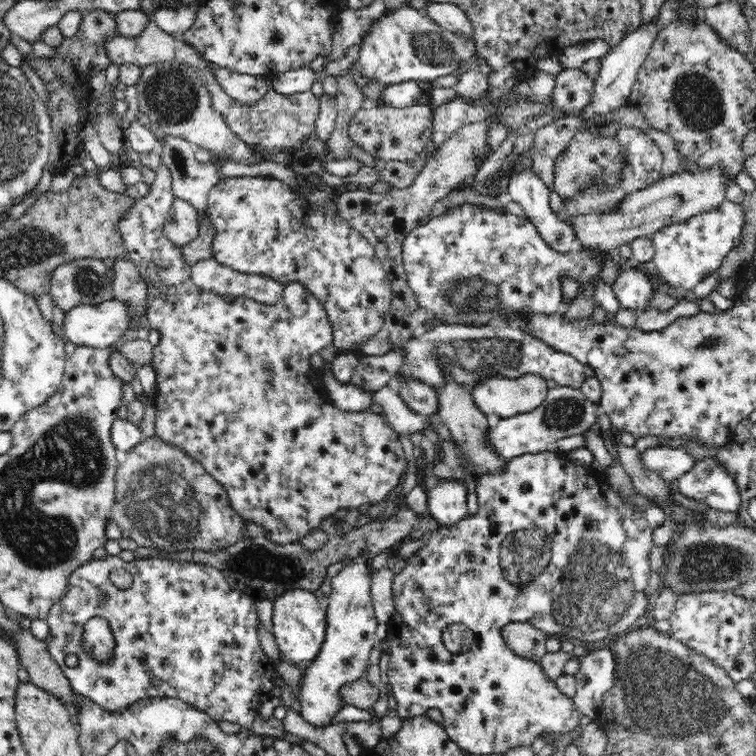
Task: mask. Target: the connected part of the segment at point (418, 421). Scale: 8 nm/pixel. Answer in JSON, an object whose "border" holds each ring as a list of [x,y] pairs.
{"border":[[[387,385],[373,393],[373,402],[382,406],[381,414],[398,436],[423,434],[426,429],[434,431],[426,417],[414,412],[401,396],[395,394]]]}

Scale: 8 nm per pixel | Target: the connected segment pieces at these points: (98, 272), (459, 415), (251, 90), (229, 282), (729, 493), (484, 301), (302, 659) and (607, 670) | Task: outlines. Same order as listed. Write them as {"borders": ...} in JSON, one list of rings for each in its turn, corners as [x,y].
{"borders":[[[[92,257],[76,259],[60,264],[51,274],[49,294],[53,304],[62,312],[70,307],[80,305],[96,306],[101,302],[113,299],[113,278],[104,262]]],[[[444,357],[437,360],[440,364],[441,374],[445,380],[445,385],[434,388],[439,397],[439,408],[436,412],[438,418],[450,430],[451,436],[456,439],[456,442],[462,447],[462,451],[468,455],[472,468],[477,473],[495,473],[501,471],[508,460],[504,460],[499,454],[493,451],[487,442],[486,432],[491,427],[486,419],[486,415],[475,405],[471,395],[471,389],[454,381],[452,373],[444,367]]],[[[210,63],[214,73],[218,74],[220,85],[232,98],[240,103],[254,103],[271,89],[270,79],[251,74],[226,73],[218,64]]],[[[210,257],[198,261],[194,266],[189,268],[189,275],[192,283],[201,291],[214,292],[219,296],[228,296],[238,298],[250,298],[256,302],[262,303],[264,306],[269,306],[272,303],[278,302],[283,294],[285,286],[261,274],[244,274],[220,264],[216,259]]],[[[711,458],[697,462],[692,470],[668,485],[672,493],[678,492],[686,498],[704,502],[708,509],[737,514],[740,510],[740,493],[732,476]]],[[[470,204],[458,206],[454,210],[448,210],[448,214],[436,216],[428,224],[414,228],[414,230],[405,235],[401,245],[407,282],[409,289],[412,290],[414,297],[416,297],[417,304],[420,305],[420,308],[424,308],[425,312],[430,313],[435,320],[451,326],[492,326],[492,322],[507,322],[513,326],[517,325],[518,322],[519,324],[530,322],[532,316],[540,316],[540,314],[541,316],[552,316],[552,314],[556,314],[558,310],[564,308],[562,301],[562,278],[568,278],[573,282],[577,282],[580,286],[588,286],[590,278],[594,278],[600,272],[600,254],[598,254],[600,250],[596,250],[596,247],[588,247],[588,250],[578,250],[574,254],[572,254],[572,251],[558,252],[542,242],[541,234],[534,228],[534,224],[530,220],[526,220],[526,216],[518,218],[518,216],[512,216],[510,213],[498,214],[498,212],[490,210],[490,208],[470,206]]],[[[294,588],[286,590],[275,599],[273,604],[274,637],[280,653],[287,660],[296,664],[306,664],[317,658],[321,644],[325,642],[325,627],[327,626],[326,605],[314,592]]],[[[607,647],[605,650],[592,650],[580,657],[580,672],[575,676],[577,692],[572,701],[581,715],[596,719],[604,694],[615,685],[619,672],[619,660],[615,652]]]]}

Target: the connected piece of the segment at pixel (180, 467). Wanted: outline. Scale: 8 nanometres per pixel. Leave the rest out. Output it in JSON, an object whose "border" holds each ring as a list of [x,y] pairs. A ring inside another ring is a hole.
{"border":[[[156,436],[140,441],[126,454],[126,460],[117,466],[114,490],[114,510],[111,520],[121,529],[122,536],[136,541],[138,546],[158,548],[168,554],[178,550],[220,552],[240,542],[244,518],[231,507],[227,490],[212,478],[202,462],[192,458],[182,447],[166,443]]]}

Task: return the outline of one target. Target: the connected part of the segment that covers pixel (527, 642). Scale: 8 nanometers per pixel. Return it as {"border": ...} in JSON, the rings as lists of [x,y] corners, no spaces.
{"border":[[[512,622],[503,630],[505,644],[514,655],[536,662],[547,654],[545,635],[528,622]]]}

